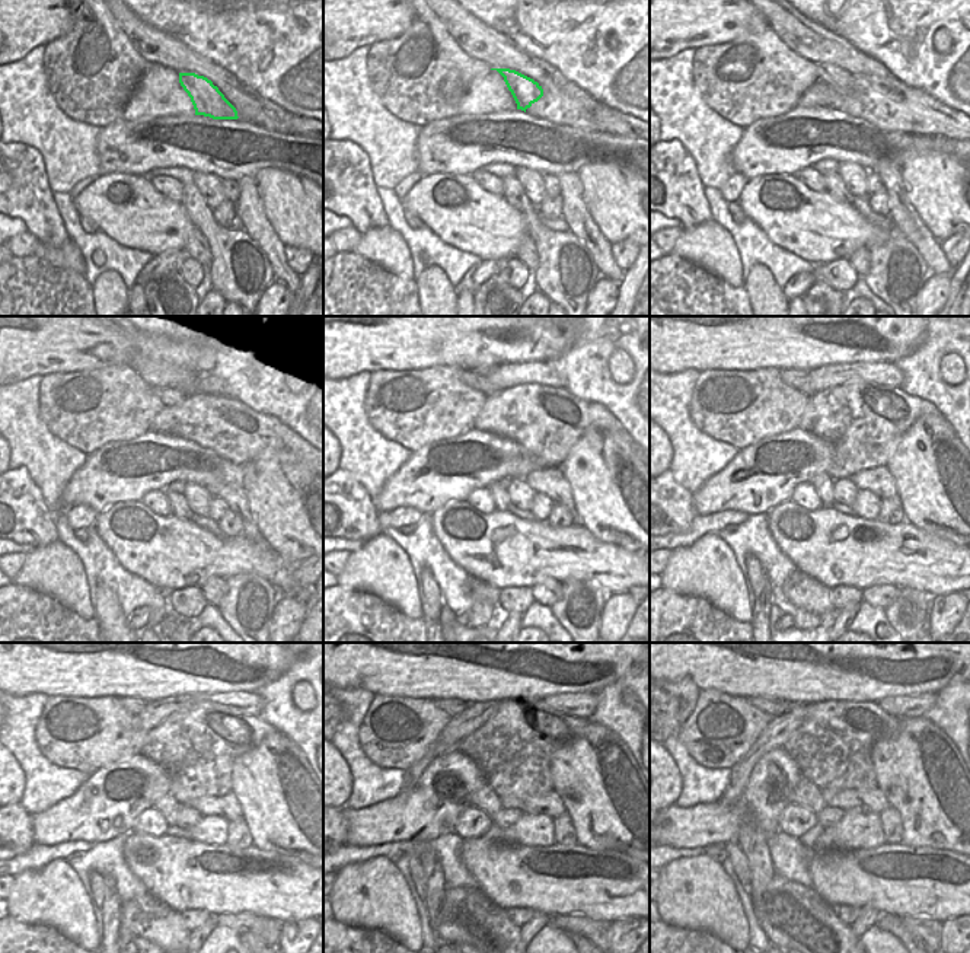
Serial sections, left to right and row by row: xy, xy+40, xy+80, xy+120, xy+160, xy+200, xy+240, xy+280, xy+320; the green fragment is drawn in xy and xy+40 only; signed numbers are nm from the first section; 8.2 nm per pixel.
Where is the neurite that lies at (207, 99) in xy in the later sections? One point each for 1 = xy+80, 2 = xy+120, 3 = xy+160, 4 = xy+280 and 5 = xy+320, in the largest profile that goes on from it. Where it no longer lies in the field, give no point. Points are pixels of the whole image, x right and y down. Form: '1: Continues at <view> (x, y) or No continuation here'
1: Continues at xy+80 (832, 75)
2: Continues at xy+120 (169, 397)
3: Continues at xy+160 (475, 381)
4: Continues at xy+280 (453, 707)
5: Continues at xy+320 (775, 707).

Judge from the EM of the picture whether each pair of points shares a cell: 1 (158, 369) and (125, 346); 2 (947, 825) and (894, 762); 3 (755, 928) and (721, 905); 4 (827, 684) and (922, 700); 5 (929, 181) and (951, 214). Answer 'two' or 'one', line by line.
1: two
2: one
3: two
4: two
5: one

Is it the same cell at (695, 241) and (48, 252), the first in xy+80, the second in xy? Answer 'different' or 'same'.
same

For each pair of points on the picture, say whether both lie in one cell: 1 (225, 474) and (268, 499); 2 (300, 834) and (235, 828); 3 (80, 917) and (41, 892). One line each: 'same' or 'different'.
1: different
2: different
3: same

